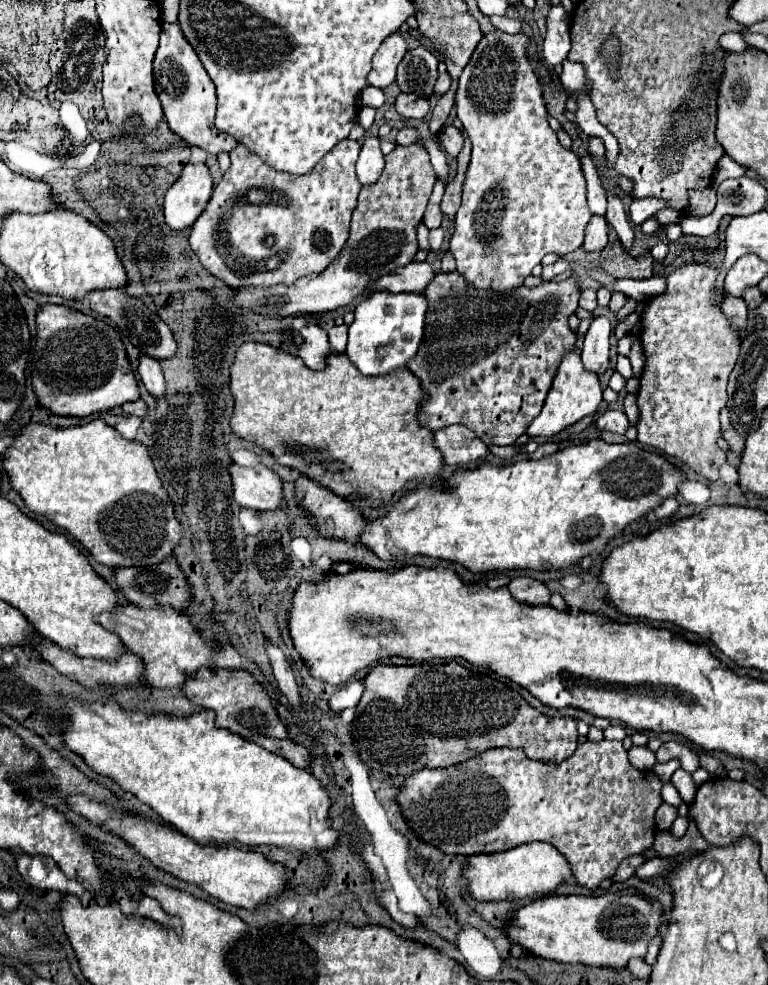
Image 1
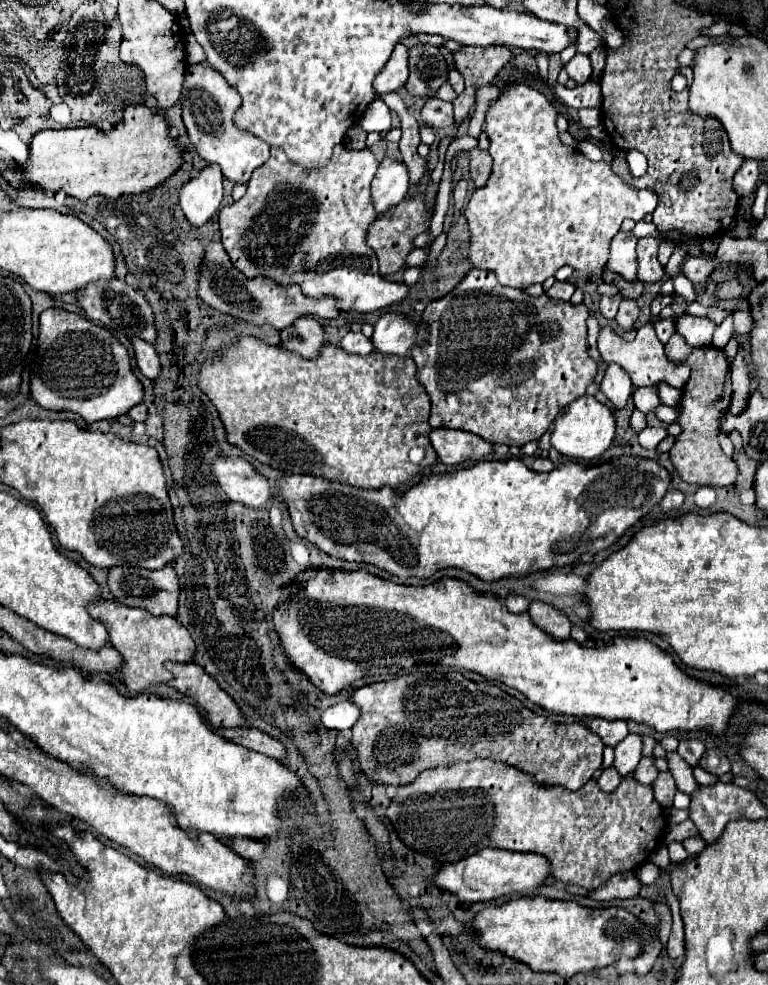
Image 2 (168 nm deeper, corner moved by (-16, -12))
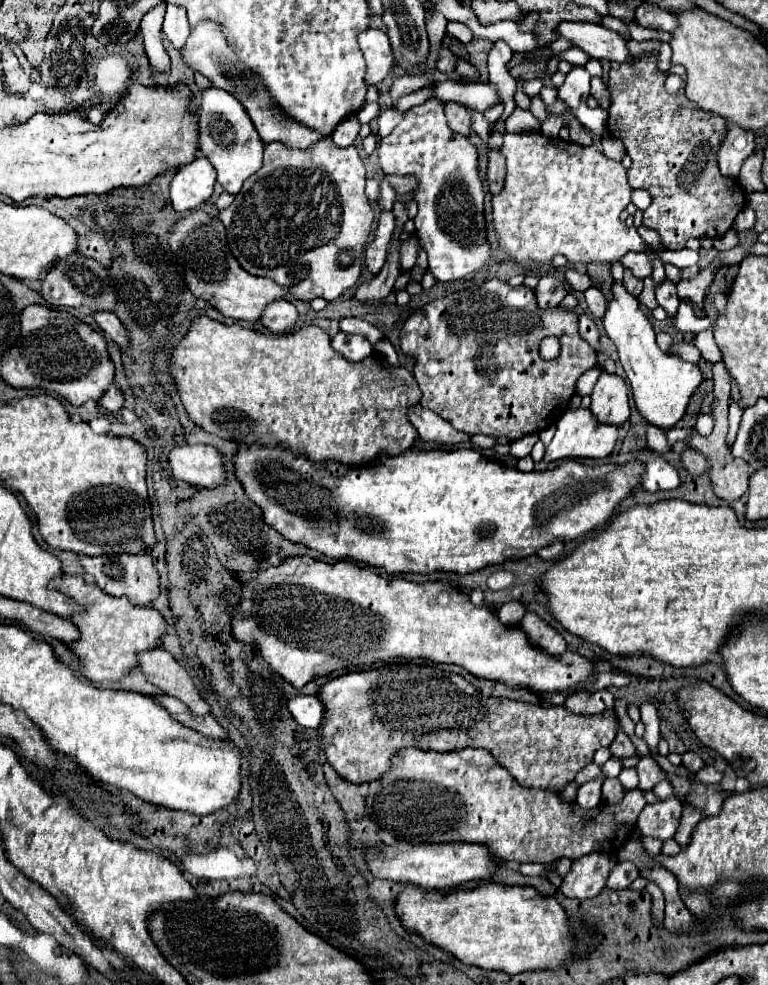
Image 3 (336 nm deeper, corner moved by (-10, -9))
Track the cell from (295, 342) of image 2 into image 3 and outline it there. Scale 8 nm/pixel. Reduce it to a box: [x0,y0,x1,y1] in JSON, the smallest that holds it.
[262,301,298,335]

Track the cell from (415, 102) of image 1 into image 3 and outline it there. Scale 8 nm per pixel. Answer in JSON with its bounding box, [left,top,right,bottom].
[444,101,470,135]

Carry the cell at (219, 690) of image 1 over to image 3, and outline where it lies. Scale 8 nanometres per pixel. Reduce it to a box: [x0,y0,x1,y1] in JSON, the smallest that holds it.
[140,647,210,713]

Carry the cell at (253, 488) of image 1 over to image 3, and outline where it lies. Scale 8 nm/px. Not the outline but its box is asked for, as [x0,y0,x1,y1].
[168,445,228,487]

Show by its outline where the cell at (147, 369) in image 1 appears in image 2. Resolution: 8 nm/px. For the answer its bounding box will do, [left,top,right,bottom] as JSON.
[130,338,160,380]

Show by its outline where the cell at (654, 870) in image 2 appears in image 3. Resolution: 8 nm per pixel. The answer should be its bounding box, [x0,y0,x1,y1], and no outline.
[608,863,640,889]

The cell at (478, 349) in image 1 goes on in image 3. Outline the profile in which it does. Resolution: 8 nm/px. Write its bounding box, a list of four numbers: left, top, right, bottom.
[400,277,596,441]

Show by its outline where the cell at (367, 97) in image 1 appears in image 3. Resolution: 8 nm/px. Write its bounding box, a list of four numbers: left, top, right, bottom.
[356,103,382,123]

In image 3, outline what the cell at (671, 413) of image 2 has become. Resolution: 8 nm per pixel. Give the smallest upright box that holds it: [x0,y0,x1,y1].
[694,413,714,435]

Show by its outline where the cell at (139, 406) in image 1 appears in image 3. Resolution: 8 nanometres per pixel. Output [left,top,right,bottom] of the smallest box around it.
[98,385,124,413]

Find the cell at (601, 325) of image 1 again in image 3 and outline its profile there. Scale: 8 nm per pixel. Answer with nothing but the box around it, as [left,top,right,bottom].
[590,371,630,425]

